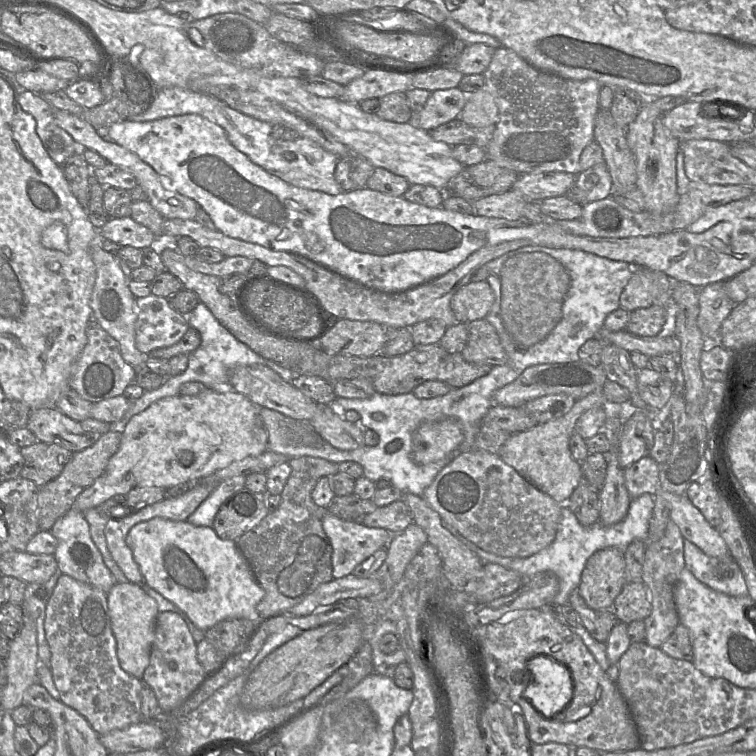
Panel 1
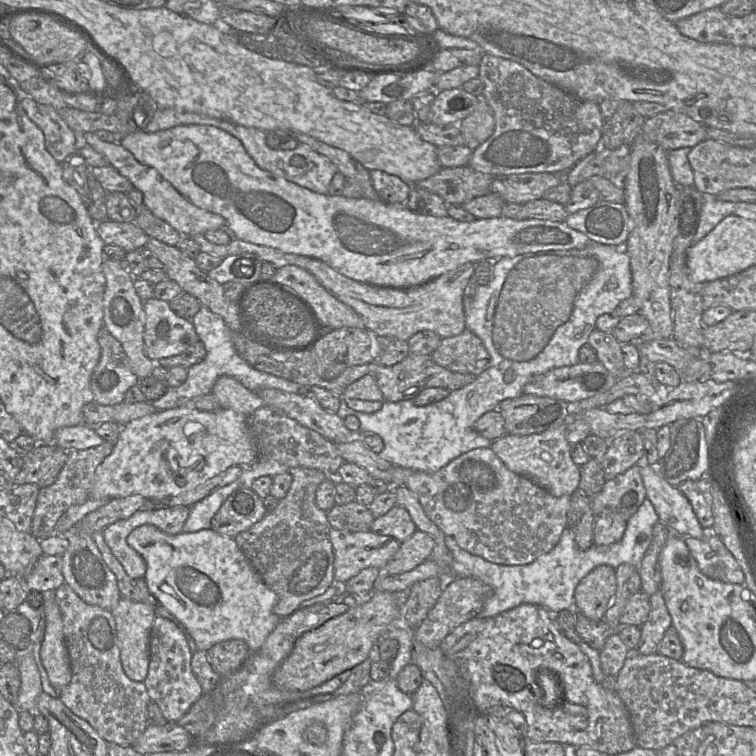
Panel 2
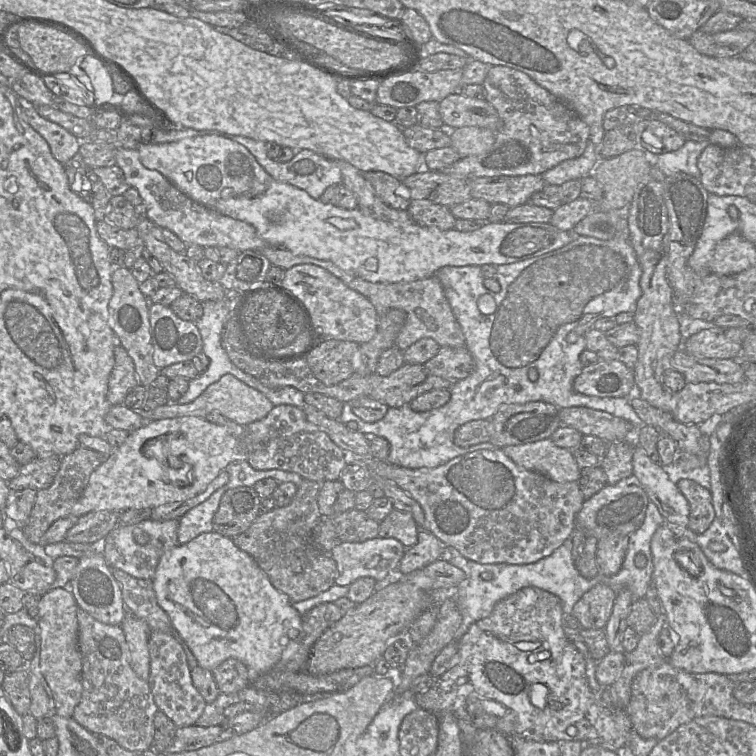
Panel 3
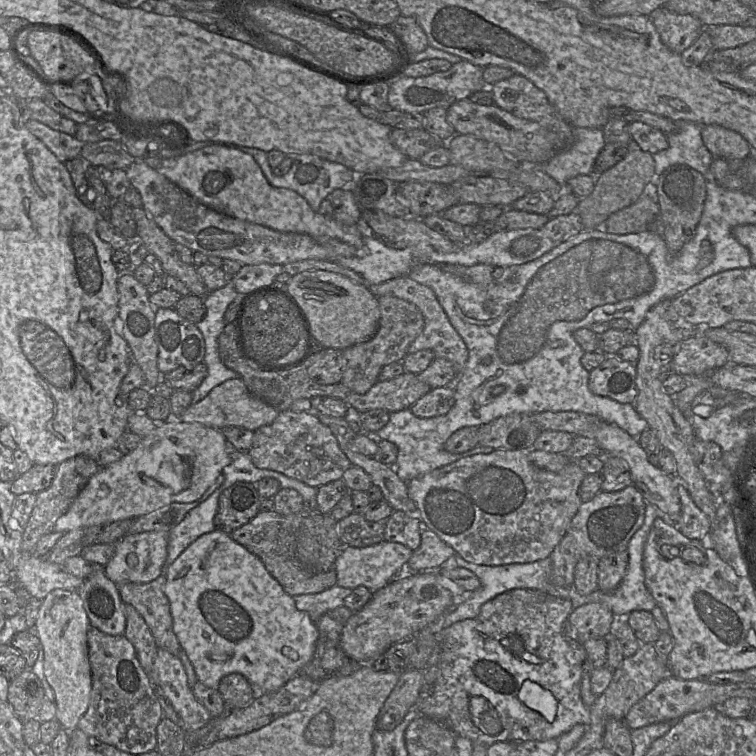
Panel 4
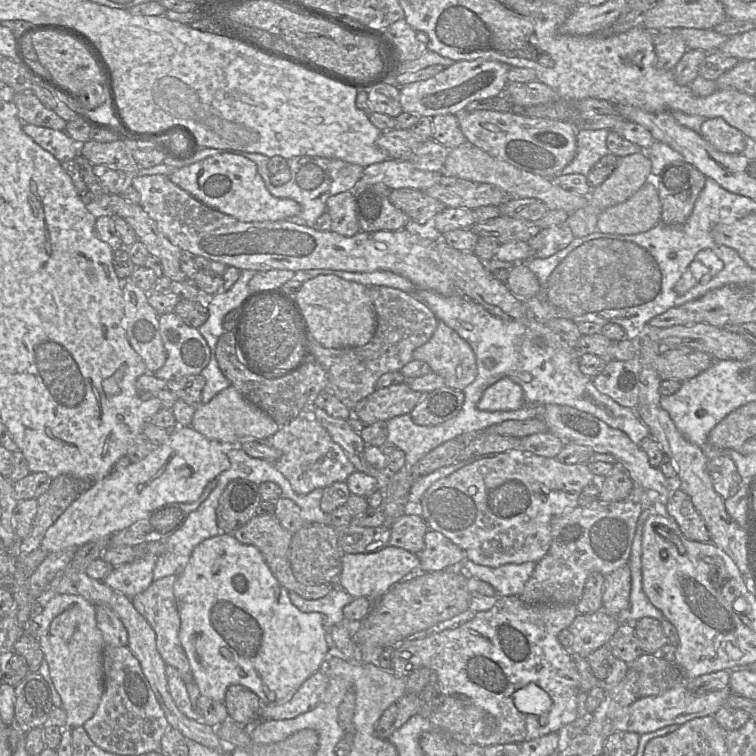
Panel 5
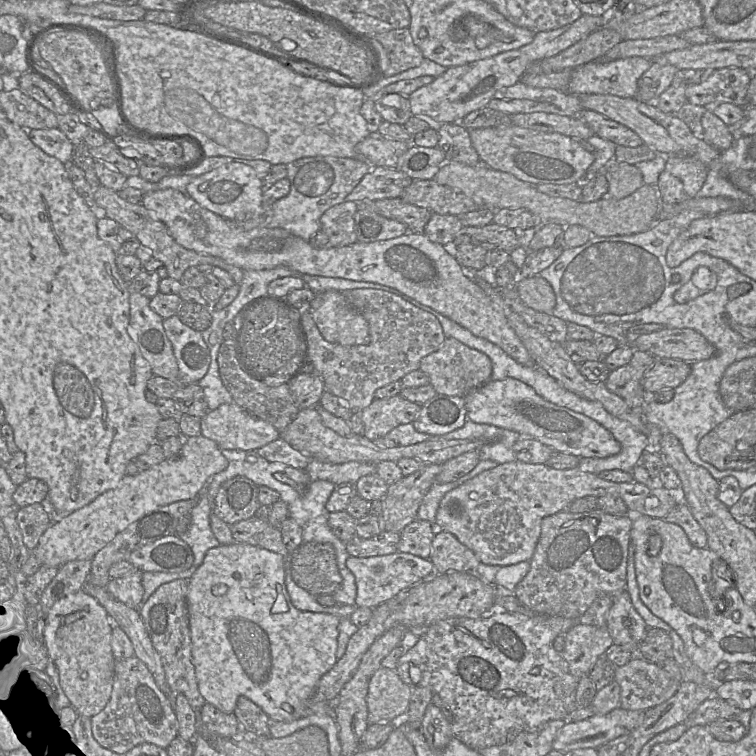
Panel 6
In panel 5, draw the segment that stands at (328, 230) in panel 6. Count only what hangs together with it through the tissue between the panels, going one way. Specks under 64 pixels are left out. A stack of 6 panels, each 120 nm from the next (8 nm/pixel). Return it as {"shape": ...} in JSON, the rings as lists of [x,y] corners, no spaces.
{"shape":[[[351,191],[331,196],[326,202],[331,217],[331,230],[343,236],[353,236],[360,231]]]}

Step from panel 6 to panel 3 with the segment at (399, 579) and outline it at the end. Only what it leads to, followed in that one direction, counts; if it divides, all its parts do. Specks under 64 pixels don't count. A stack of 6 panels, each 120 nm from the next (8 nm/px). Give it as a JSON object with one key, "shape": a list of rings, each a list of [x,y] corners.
{"shape":[[[376,537],[363,542],[339,541],[331,550],[331,556],[336,563],[335,584],[349,586],[361,577],[374,578],[379,584],[388,581],[389,575],[397,569],[406,548],[395,538]]]}

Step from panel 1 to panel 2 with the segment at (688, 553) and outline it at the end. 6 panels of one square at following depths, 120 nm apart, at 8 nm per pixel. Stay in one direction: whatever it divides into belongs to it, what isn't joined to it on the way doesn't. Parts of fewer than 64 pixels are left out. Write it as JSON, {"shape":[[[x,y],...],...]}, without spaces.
{"shape":[[[712,528],[704,529],[704,535],[700,539],[690,536],[681,537],[702,574],[725,583],[742,584],[744,582],[740,565]]]}

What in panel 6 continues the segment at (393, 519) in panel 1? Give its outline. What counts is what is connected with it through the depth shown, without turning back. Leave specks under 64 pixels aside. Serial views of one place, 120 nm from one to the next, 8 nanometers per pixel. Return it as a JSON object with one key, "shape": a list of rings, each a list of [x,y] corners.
{"shape":[[[415,519],[407,524],[400,534],[398,551],[429,559],[431,543],[436,532],[434,524],[426,520]]]}

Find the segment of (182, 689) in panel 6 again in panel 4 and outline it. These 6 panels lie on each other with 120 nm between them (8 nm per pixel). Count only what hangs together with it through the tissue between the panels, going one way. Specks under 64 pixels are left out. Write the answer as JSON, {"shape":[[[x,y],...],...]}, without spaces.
{"shape":[[[164,574],[147,583],[126,582],[119,586],[123,603],[132,605],[144,618],[156,641],[163,648],[177,655],[181,645],[173,630],[170,602],[164,592]]]}

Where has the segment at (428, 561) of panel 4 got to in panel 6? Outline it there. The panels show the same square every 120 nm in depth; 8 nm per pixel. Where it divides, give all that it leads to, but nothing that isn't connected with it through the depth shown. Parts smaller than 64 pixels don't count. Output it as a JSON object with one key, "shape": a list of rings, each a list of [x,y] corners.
{"shape":[[[436,530],[429,560],[436,573],[450,571],[470,572],[480,564],[474,552],[460,543],[454,535],[443,530]]]}

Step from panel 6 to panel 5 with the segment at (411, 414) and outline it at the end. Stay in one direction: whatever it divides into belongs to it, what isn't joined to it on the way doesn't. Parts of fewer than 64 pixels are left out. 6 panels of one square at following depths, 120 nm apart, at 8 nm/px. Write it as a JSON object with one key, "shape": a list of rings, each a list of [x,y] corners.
{"shape":[[[406,381],[375,389],[356,404],[353,414],[365,426],[377,421],[388,421],[397,416],[410,414],[425,394],[428,393],[411,389]]]}

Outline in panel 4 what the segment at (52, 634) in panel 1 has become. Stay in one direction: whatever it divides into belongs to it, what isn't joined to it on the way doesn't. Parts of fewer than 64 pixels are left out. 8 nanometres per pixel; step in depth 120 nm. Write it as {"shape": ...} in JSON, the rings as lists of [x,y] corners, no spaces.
{"shape":[[[93,626],[87,633],[87,642],[92,679],[91,697],[87,711],[78,722],[78,728],[89,737],[124,752],[141,754],[155,750],[156,729],[164,717],[164,711],[134,645],[125,635],[108,635]]]}

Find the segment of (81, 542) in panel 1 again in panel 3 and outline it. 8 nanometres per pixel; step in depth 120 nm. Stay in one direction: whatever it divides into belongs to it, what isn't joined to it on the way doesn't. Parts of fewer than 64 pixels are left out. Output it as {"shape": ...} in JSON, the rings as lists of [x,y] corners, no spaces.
{"shape":[[[103,554],[83,557],[78,560],[78,564],[70,579],[70,591],[78,607],[102,623],[120,626],[128,612],[122,600],[120,586],[114,579]]]}

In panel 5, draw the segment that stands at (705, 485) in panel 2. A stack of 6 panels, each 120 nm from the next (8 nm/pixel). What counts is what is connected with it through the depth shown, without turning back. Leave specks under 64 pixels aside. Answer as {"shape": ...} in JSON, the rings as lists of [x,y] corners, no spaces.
{"shape":[[[674,486],[662,511],[676,521],[687,539],[697,542],[710,541],[703,518],[694,508],[689,496],[680,488]]]}

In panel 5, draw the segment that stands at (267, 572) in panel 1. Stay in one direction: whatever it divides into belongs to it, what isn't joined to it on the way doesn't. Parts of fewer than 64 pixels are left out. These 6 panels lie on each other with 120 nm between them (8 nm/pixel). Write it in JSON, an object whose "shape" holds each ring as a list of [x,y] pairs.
{"shape":[[[256,515],[232,535],[239,542],[258,548],[274,576],[288,591],[293,591],[304,599],[316,600],[326,596],[333,589],[331,583],[310,586],[300,583],[295,578],[289,561],[289,547],[293,534],[282,527],[275,515]]]}

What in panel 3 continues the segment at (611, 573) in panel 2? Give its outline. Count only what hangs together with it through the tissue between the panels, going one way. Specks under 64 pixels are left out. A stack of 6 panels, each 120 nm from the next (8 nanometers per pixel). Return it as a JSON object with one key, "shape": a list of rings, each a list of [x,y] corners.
{"shape":[[[598,583],[581,596],[571,614],[584,629],[605,629],[612,613],[616,593],[608,585]]]}

